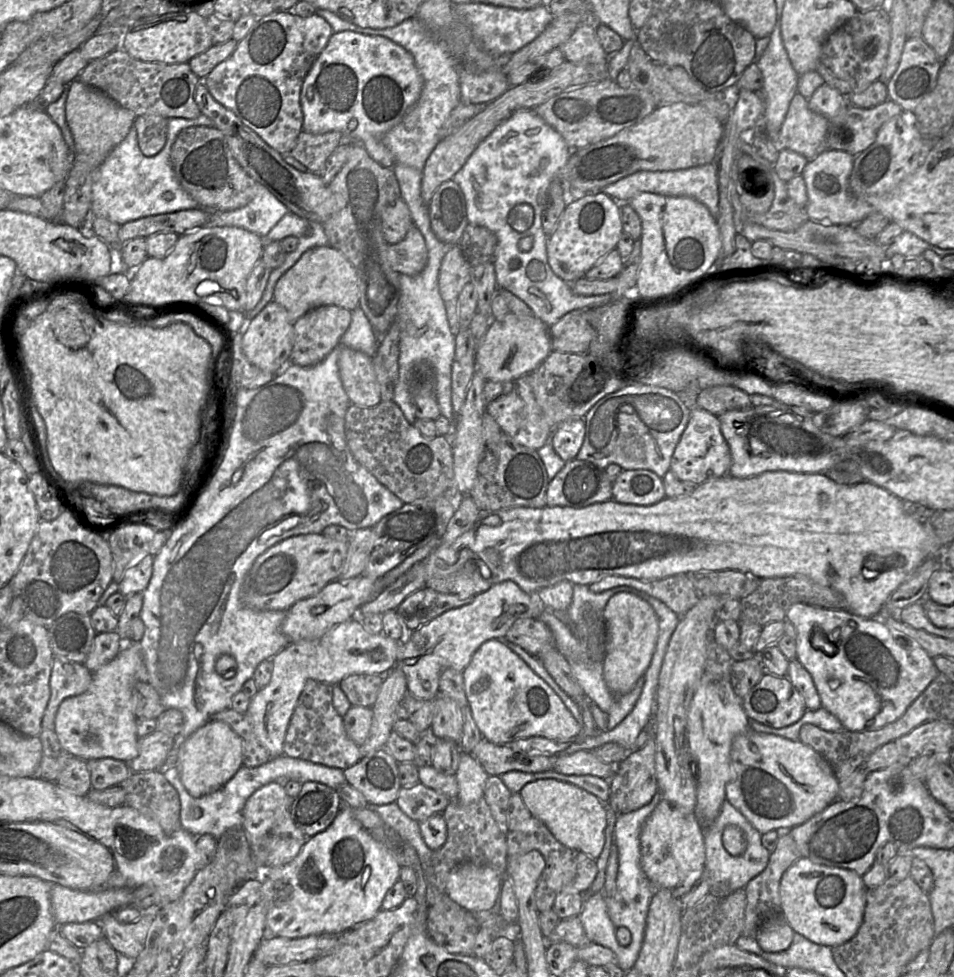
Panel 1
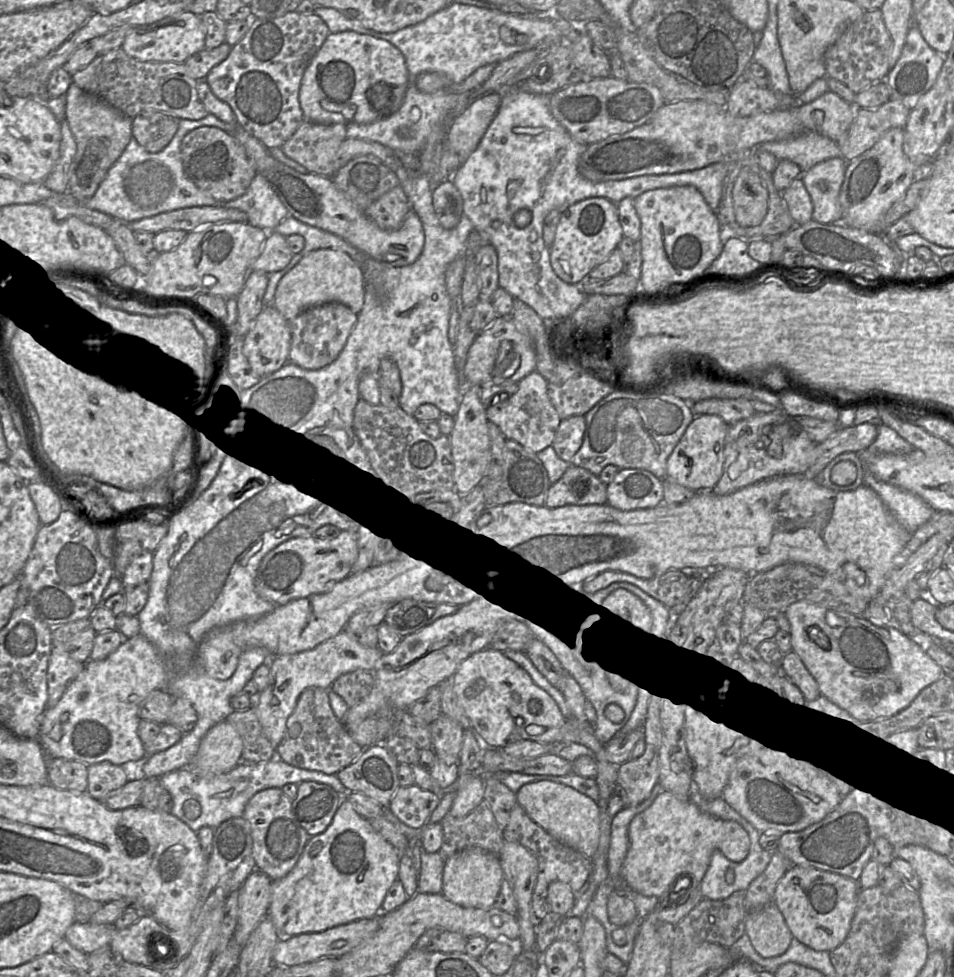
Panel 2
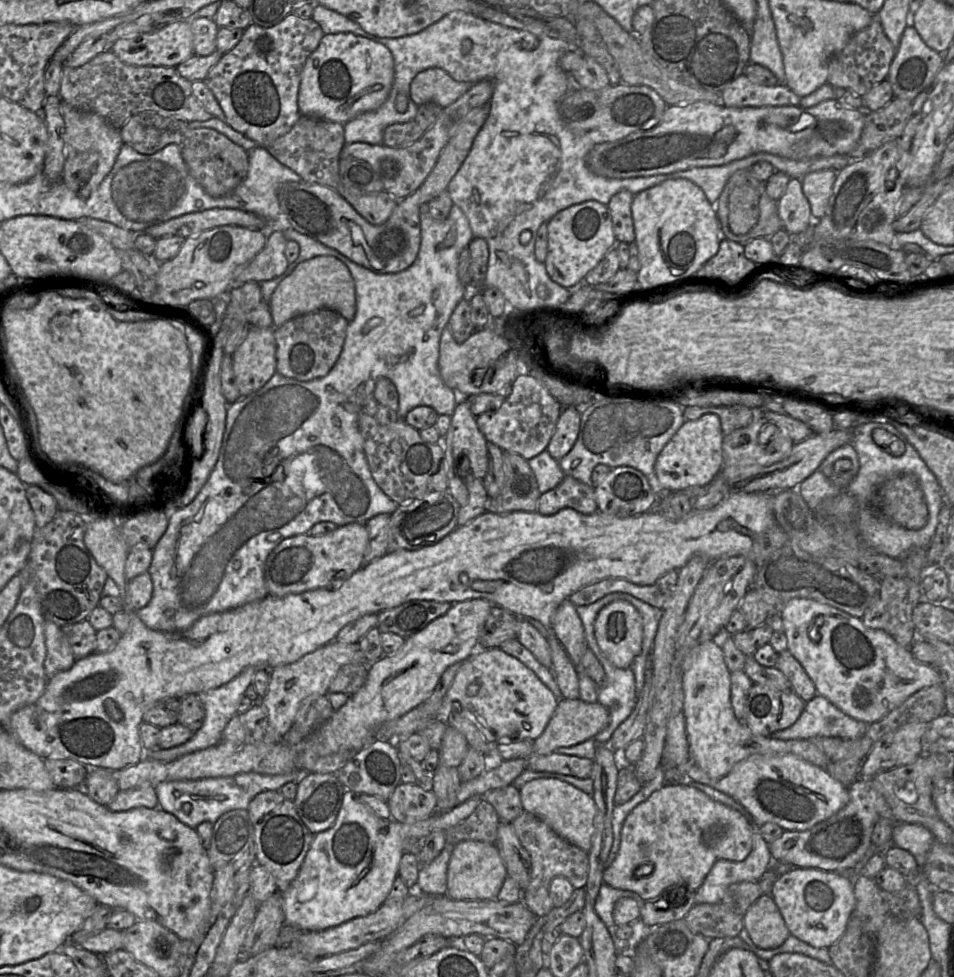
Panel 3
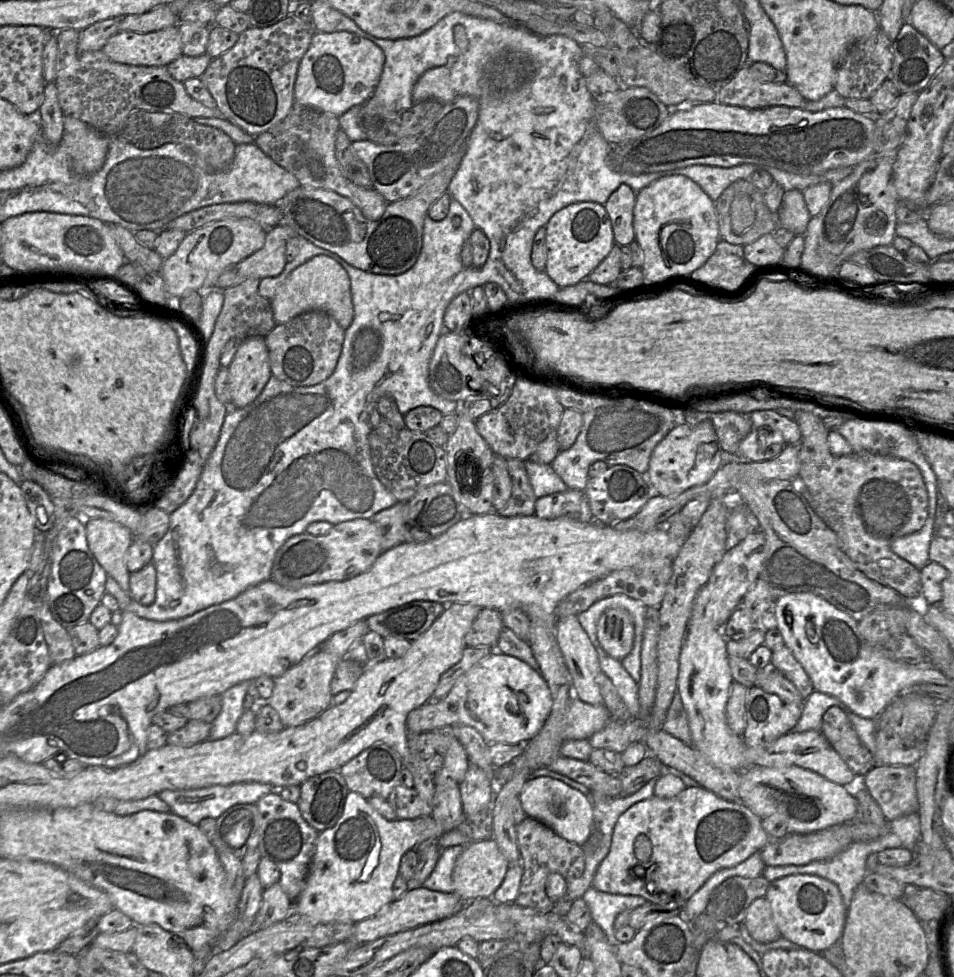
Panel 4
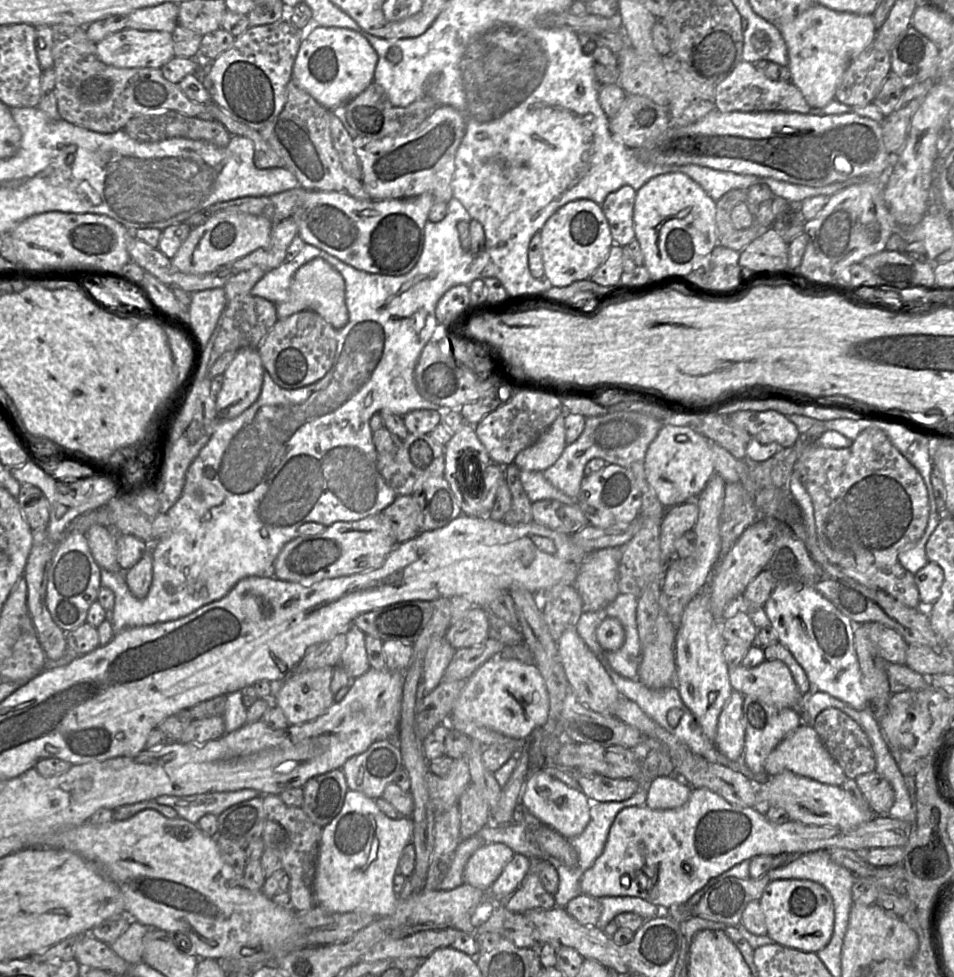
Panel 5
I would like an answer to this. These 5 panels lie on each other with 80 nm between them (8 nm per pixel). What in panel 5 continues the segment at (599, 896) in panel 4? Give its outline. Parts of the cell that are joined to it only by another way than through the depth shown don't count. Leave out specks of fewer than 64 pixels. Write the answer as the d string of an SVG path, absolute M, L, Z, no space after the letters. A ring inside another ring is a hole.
M605 896L599 899L601 904L601 914L599 920L596 924L597 927L604 929L609 922L613 921L614 918L623 912L633 912L641 915L645 920L653 918L655 916L667 916L664 915L662 910L667 910L668 908L659 908L656 905L642 899L639 897L632 896Z

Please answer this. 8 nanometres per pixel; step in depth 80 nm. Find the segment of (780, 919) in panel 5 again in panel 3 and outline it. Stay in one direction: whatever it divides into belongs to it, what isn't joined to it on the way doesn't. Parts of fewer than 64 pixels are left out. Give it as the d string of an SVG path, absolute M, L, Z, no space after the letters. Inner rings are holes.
M788 868L773 883L770 896L790 935L814 948L829 948L844 934L856 906L853 880L847 874L815 868Z

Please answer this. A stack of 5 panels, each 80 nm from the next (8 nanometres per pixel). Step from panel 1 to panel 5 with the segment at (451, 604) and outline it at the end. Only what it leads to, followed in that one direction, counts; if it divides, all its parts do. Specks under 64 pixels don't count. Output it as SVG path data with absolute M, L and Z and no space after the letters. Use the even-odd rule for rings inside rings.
M402 601L363 613L352 625L382 642L392 640L413 645L432 614L432 601Z

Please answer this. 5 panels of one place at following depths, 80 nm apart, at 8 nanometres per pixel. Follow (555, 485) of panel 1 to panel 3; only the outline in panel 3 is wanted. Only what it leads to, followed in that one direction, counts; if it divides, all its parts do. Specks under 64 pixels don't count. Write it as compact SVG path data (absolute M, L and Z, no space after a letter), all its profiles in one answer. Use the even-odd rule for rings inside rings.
M565 475L560 484L541 494L537 502L537 512L544 516L553 515L563 508L572 508L585 515L597 512L594 485Z

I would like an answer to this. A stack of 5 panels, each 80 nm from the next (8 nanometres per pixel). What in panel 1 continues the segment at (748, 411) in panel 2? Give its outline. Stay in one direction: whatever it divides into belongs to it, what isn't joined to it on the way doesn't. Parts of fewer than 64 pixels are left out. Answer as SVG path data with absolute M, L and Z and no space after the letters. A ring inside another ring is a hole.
M727 385L702 389L695 398L695 405L715 416L729 410L742 410L752 406L746 392Z

